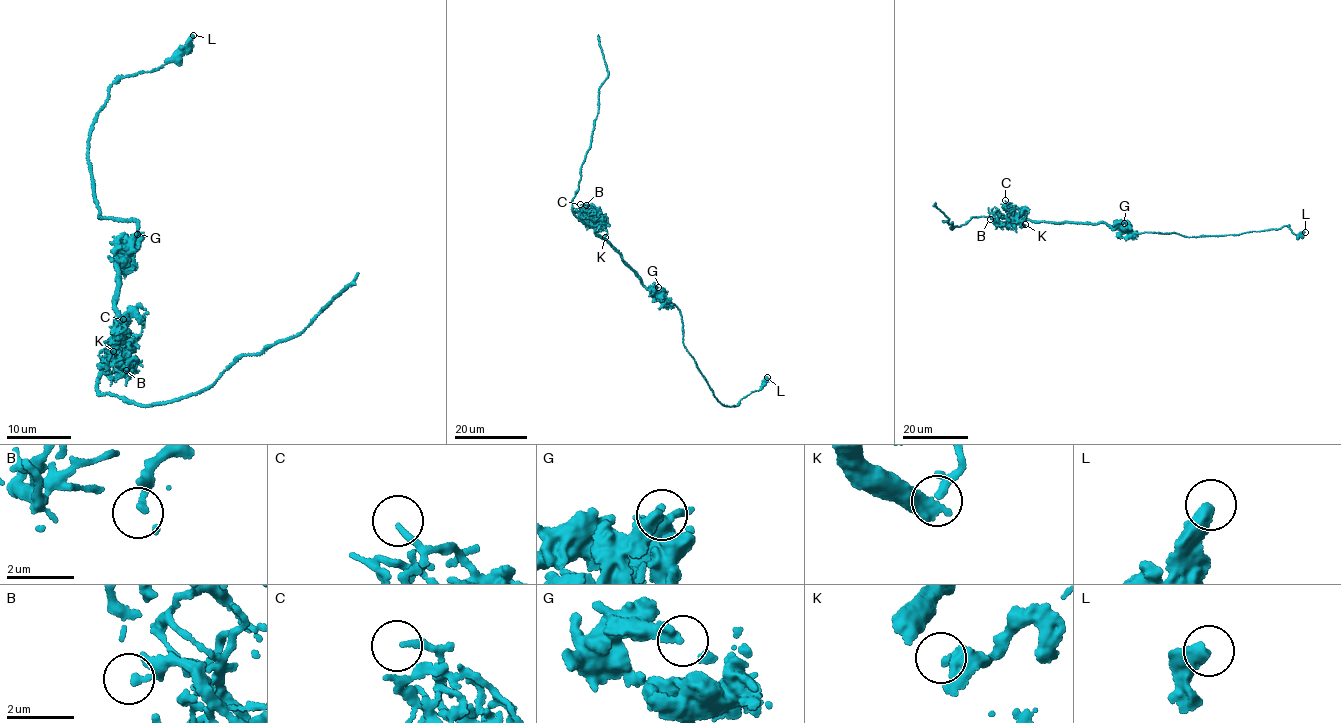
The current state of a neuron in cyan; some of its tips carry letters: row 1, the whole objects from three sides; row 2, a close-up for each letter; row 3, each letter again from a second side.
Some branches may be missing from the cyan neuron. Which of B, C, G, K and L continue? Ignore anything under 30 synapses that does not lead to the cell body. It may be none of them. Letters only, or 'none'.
none

